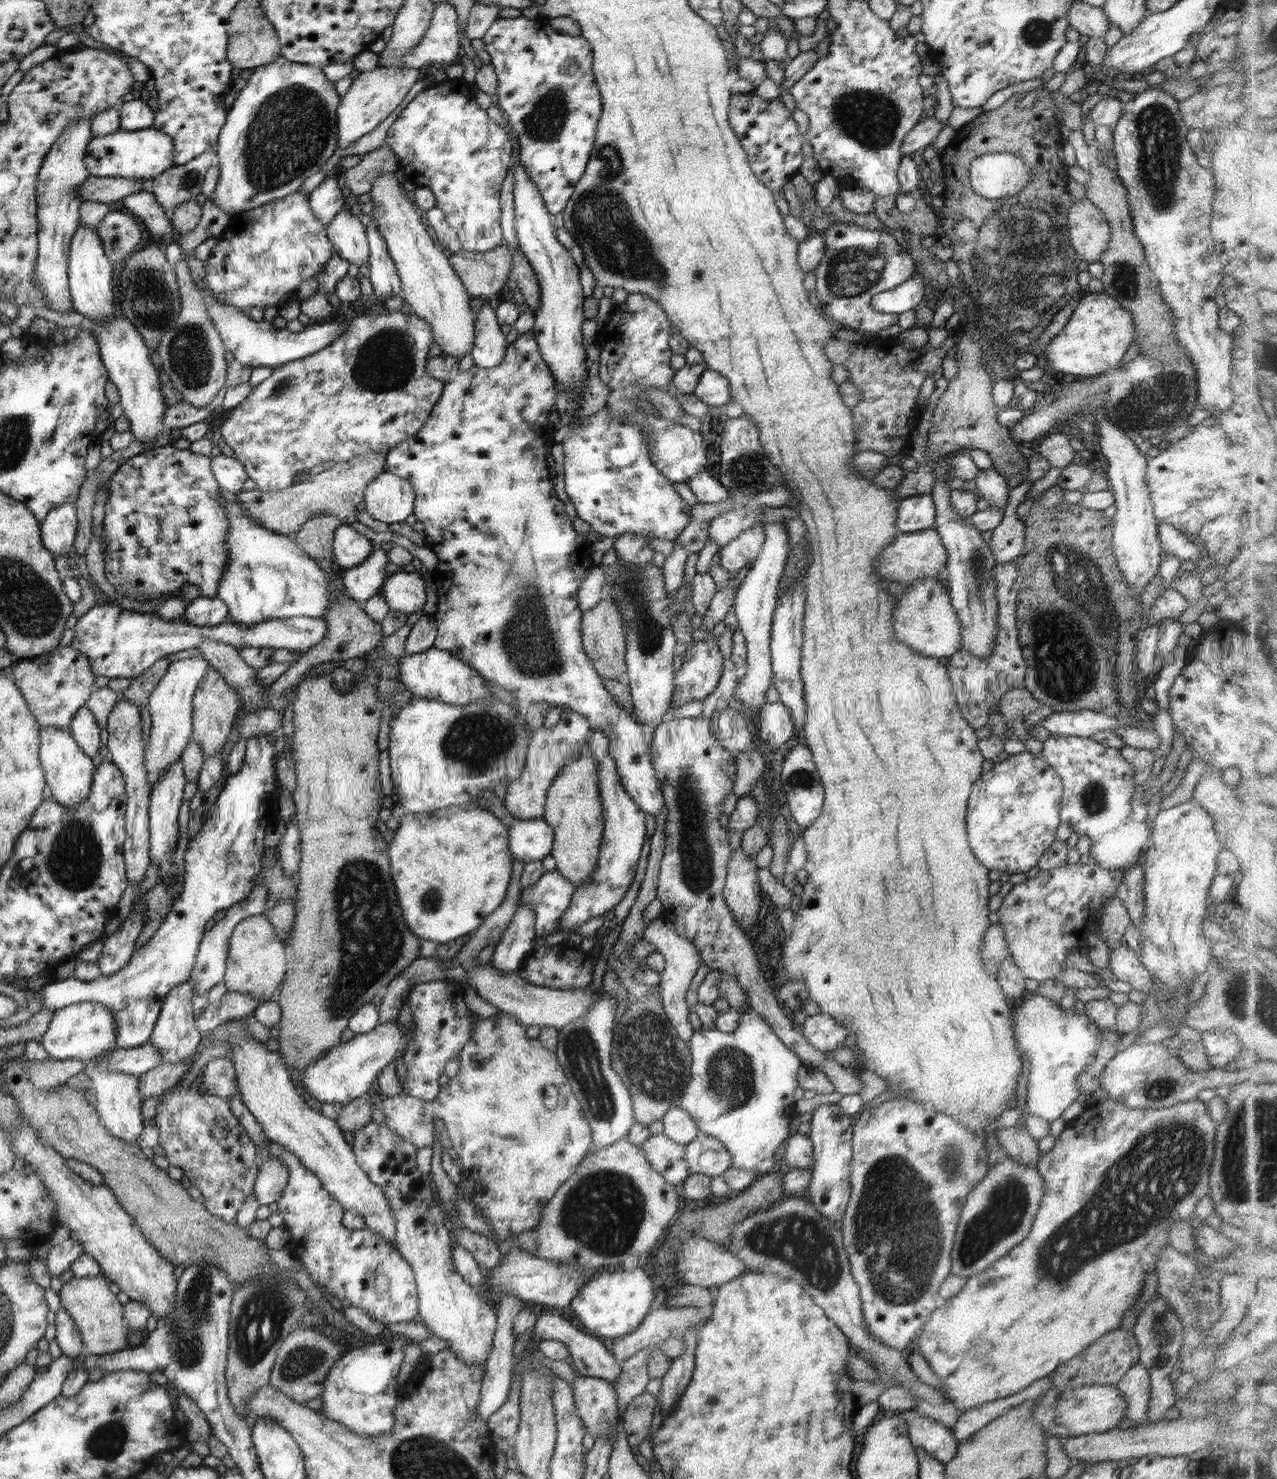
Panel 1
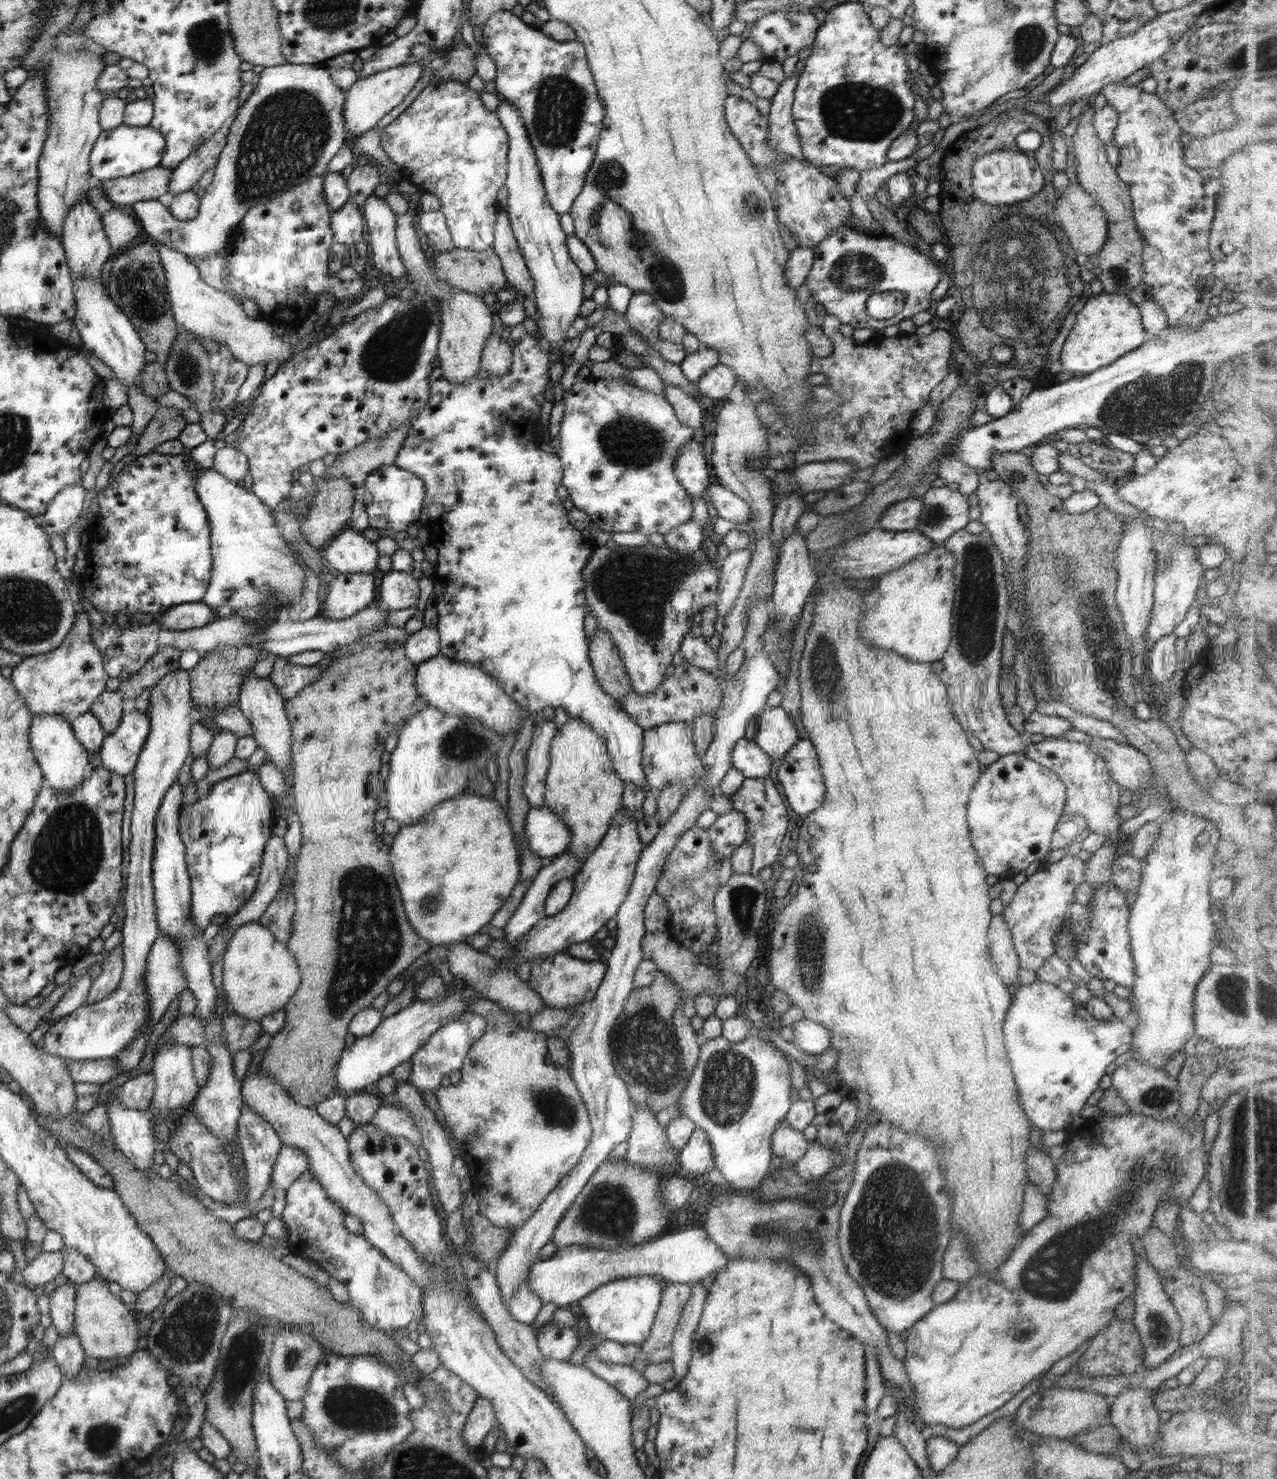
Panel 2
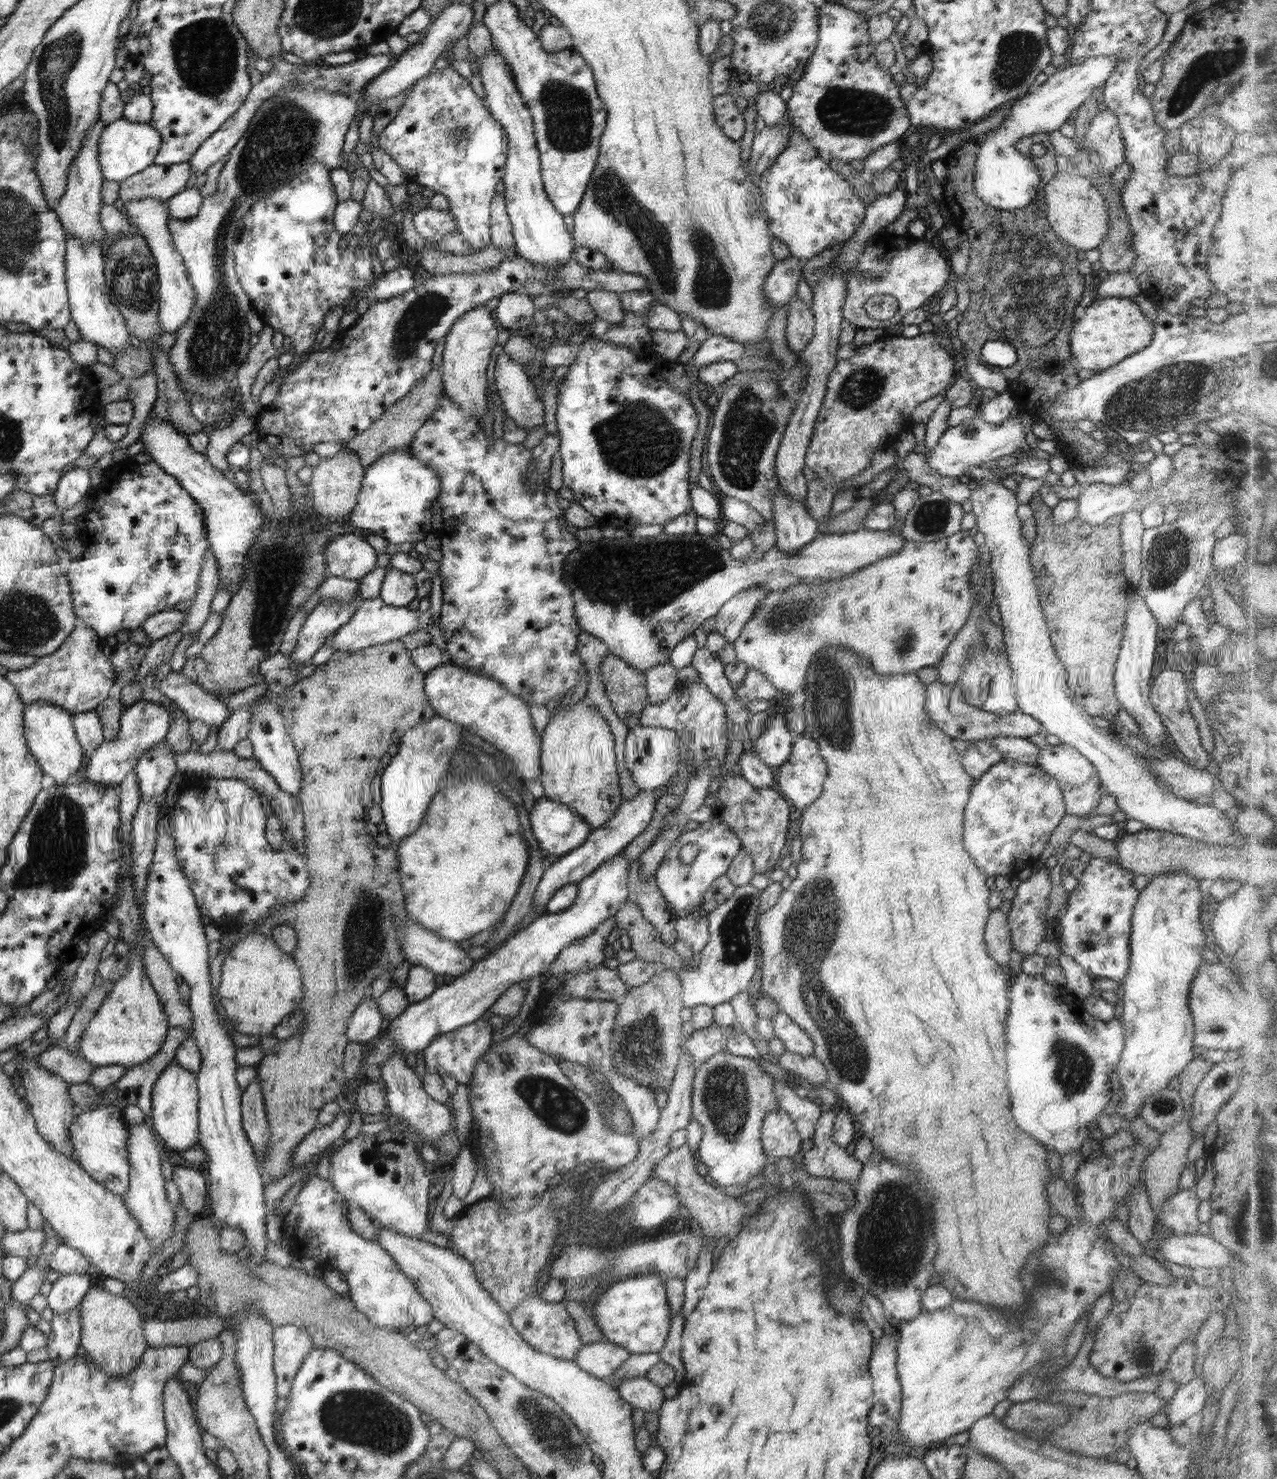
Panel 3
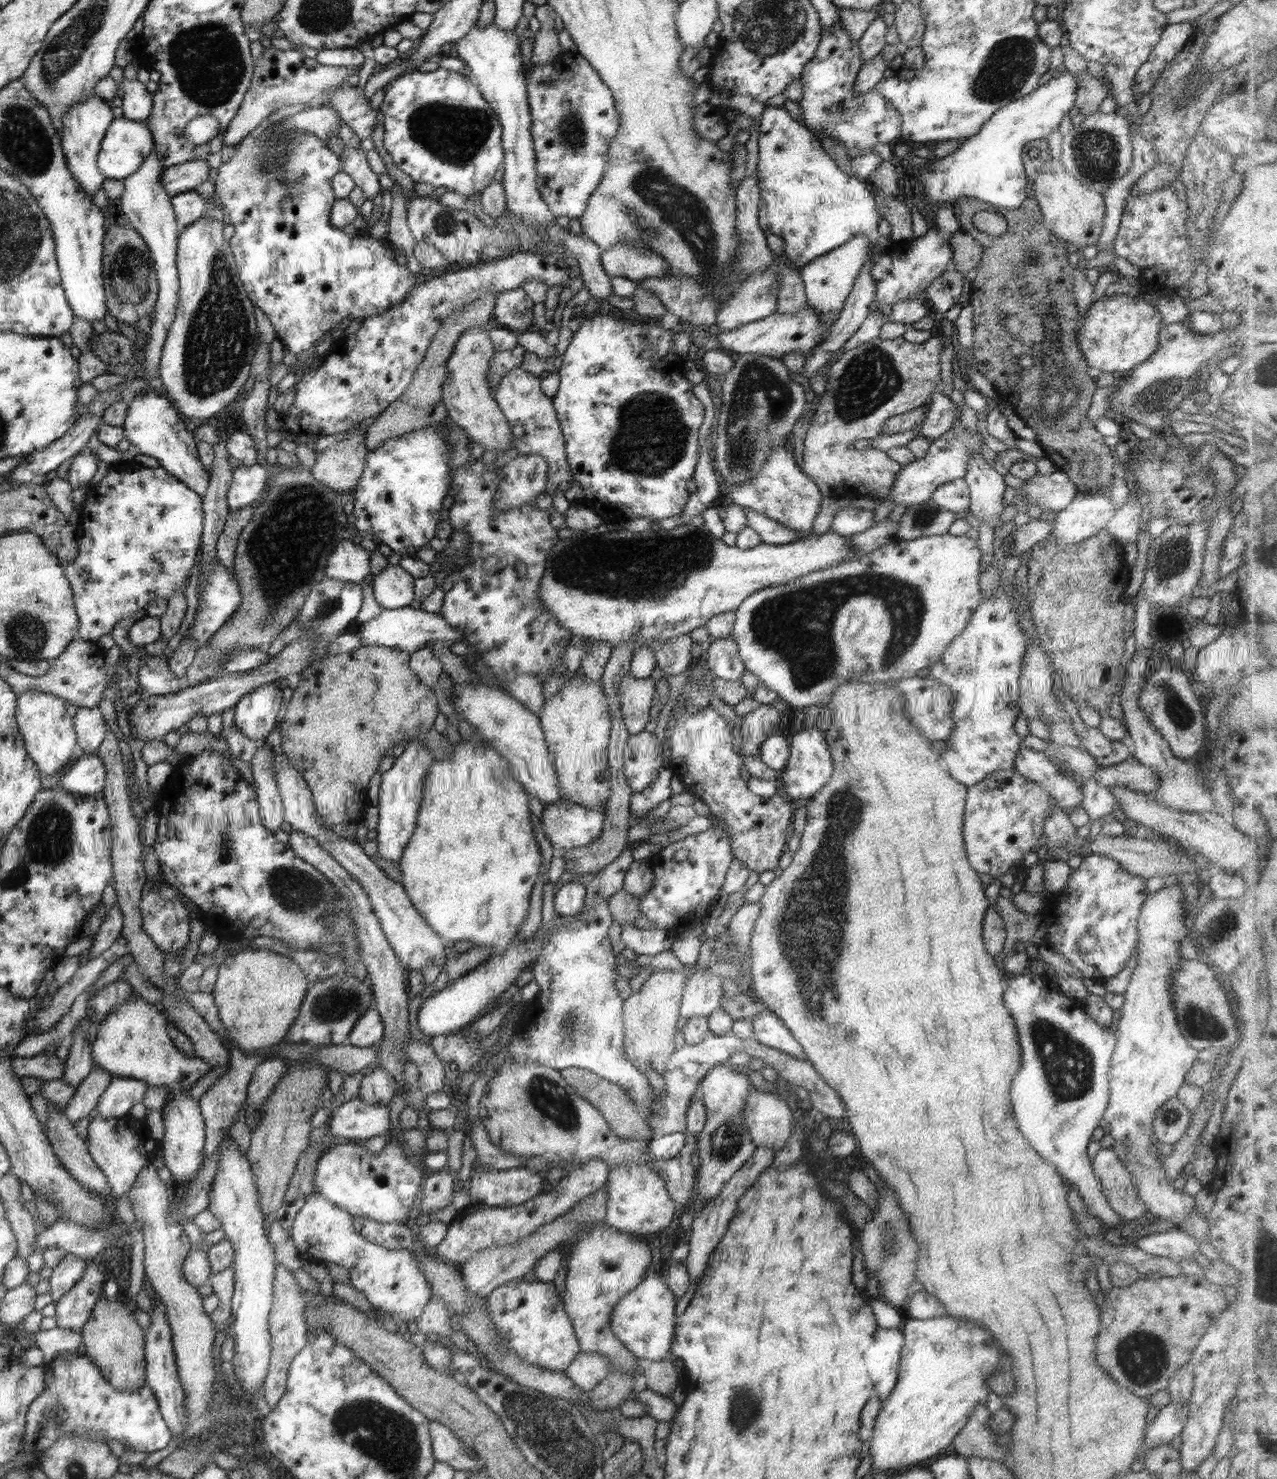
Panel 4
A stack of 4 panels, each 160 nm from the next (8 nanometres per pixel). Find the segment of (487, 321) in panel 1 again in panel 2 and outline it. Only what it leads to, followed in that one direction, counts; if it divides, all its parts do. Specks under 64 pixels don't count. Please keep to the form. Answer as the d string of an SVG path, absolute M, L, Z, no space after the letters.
M490 333L481 350L481 368L490 375L505 375L512 364L513 347L498 334Z

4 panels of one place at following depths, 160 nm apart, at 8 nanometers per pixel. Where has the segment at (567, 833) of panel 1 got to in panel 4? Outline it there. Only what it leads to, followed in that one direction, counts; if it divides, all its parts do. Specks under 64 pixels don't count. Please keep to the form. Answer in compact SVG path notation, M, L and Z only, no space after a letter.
M576 672L564 687L544 702L538 718L558 775L561 798L586 808L601 808L611 795L608 762L611 720L610 705L600 681L588 683Z

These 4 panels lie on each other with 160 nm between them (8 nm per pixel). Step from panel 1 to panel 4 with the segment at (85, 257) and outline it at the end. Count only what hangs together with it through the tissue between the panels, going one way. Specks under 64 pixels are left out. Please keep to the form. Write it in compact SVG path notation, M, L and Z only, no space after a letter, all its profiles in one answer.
M95 93L85 96L83 100L78 100L77 104L65 114L63 118L62 147L64 157L67 158L68 169L72 172L72 177L76 178L76 183L80 189L92 197L100 192L106 182L107 176L100 172L98 166L99 152L102 147L104 135L110 130L111 122L115 119L112 113L112 104L103 100Z

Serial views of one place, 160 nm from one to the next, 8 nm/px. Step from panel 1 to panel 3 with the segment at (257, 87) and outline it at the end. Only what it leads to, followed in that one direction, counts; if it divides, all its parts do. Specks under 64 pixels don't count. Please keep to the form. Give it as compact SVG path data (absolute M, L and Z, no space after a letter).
M294 85L284 89L279 95L274 95L265 100L260 108L256 109L250 124L244 134L238 139L236 146L230 149L228 162L224 164L218 188L212 196L204 198L199 215L193 219L168 220L168 229L171 230L175 247L183 255L189 279L192 280L196 291L195 307L189 322L182 328L178 328L177 342L168 352L171 363L175 366L177 379L181 383L186 395L204 395L209 401L221 399L228 387L232 387L230 380L236 374L236 368L246 360L248 354L250 328L246 326L246 312L254 309L250 306L243 286L239 283L238 273L235 269L234 233L240 230L238 223L244 220L250 207L282 189L286 183L296 179L302 171L306 171L314 163L322 163L330 169L340 165L340 152L344 146L344 136L350 128L350 122L354 118L354 112L358 110L358 104L350 98L350 95L339 92L328 92L326 89L311 89L302 85Z

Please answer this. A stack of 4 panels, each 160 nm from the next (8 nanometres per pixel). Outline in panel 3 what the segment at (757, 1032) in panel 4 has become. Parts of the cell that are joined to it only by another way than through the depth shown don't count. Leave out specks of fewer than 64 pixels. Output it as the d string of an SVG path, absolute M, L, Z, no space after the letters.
M776 1013L772 1018L775 1038L784 1042L786 1051L800 1054L800 1056L813 1056L815 1048L812 1037L791 1016Z

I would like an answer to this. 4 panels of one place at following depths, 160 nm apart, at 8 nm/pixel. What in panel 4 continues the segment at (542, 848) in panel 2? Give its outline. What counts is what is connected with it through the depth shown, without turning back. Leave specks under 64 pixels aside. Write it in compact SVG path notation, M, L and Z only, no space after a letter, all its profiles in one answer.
M567 800L544 804L539 817L555 856L594 842L603 829L605 806L586 808Z

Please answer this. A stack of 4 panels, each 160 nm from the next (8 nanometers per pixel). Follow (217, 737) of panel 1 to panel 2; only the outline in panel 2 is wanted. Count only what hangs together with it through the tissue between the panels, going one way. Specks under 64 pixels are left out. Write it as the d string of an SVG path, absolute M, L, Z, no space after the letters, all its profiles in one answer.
M248 645L240 647L224 647L208 652L196 667L189 670L191 673L191 697L196 702L196 709L200 711L196 717L200 724L209 728L212 732L218 733L220 730L210 719L212 710L224 711L228 707L236 707L239 704L240 687L244 685L244 678L254 672L257 662L265 657L264 652L258 651Z

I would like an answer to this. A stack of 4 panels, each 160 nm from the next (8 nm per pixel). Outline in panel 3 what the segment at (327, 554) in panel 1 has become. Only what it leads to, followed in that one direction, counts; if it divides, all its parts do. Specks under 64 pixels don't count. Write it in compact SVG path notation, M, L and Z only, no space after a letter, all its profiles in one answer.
M349 448L342 449L330 459L322 458L316 467L313 468L312 479L310 480L310 502L315 511L317 524L324 526L333 520L347 520L357 506L359 492L362 490L363 474L365 468L360 464L358 452Z

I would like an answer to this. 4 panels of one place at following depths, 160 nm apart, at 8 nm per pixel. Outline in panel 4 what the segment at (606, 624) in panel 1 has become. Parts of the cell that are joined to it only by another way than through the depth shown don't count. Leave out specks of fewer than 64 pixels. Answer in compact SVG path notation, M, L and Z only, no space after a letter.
M626 674L617 686L617 697L620 698L621 716L630 735L642 732L650 719L652 702L656 695L654 680L640 679Z

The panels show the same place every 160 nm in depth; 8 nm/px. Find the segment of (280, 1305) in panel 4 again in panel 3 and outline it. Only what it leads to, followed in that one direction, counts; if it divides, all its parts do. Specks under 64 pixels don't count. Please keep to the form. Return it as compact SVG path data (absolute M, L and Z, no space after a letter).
M294 1325L276 1327L274 1367L279 1396L288 1397L305 1358L315 1350L316 1344L311 1337L309 1330Z

